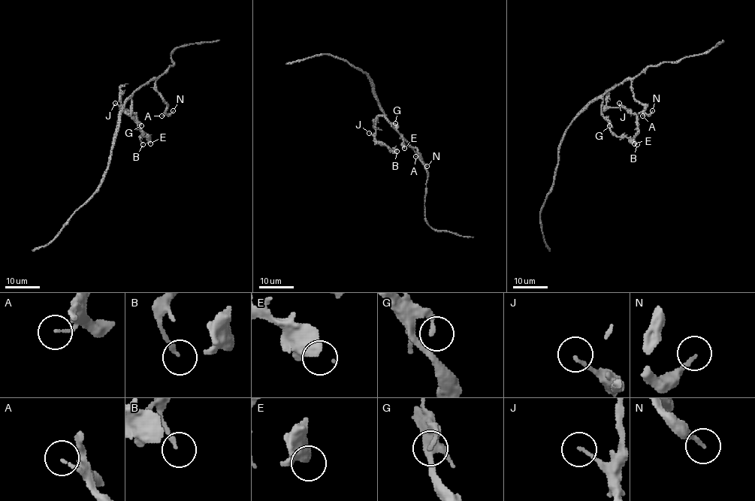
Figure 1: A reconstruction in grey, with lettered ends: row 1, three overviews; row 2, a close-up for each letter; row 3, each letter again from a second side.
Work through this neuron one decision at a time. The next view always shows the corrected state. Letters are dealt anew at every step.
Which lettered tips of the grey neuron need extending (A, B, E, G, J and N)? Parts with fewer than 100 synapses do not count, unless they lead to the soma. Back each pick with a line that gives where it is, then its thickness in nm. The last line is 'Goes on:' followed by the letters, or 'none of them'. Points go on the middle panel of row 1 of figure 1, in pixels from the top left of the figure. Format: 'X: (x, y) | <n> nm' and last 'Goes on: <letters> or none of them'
Goes on: none of them

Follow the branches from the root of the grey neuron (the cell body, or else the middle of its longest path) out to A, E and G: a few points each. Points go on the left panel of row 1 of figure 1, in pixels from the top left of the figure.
A: (125, 103), (140, 86), (154, 79), (155, 90), (167, 106), (166, 113), (161, 116)
E: (125, 103), (131, 99), (131, 116), (142, 134), (147, 136), (150, 143)
G: (125, 103), (131, 99), (131, 115), (141, 125)

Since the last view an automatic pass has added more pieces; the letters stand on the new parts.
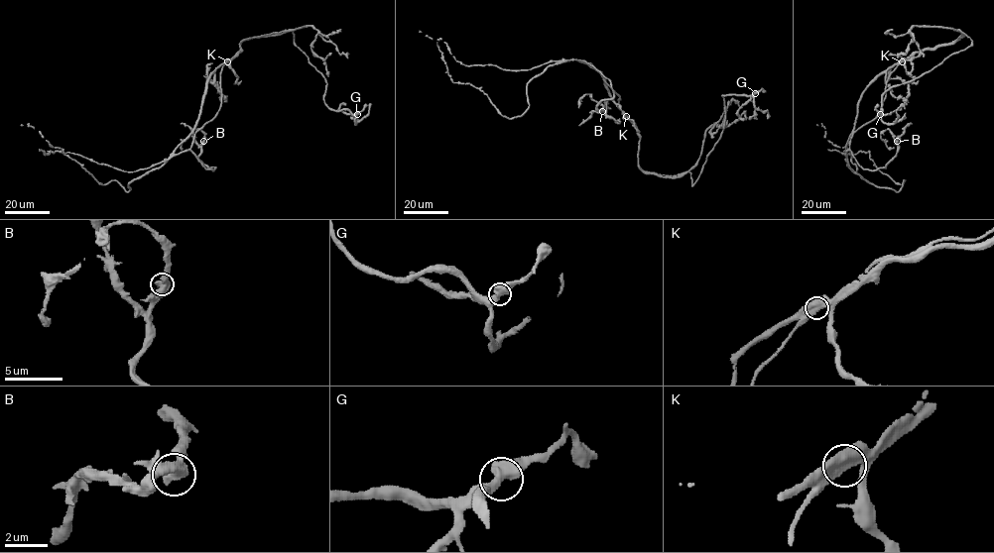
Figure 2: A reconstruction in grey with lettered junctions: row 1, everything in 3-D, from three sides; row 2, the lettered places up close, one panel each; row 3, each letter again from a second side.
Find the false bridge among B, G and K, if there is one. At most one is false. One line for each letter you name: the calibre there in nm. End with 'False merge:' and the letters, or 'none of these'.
K: calibre 550 nm
False merge: K

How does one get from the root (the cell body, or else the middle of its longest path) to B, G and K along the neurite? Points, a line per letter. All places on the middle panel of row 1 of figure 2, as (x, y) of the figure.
B: (617, 104), (622, 112), (619, 96), (589, 63), (609, 79), (614, 93), (596, 106), (602, 111)
G: (617, 104), (640, 137), (638, 166), (666, 175), (688, 171), (692, 185), (722, 132), (722, 95), (755, 93)
K: (617, 104), (626, 116)

